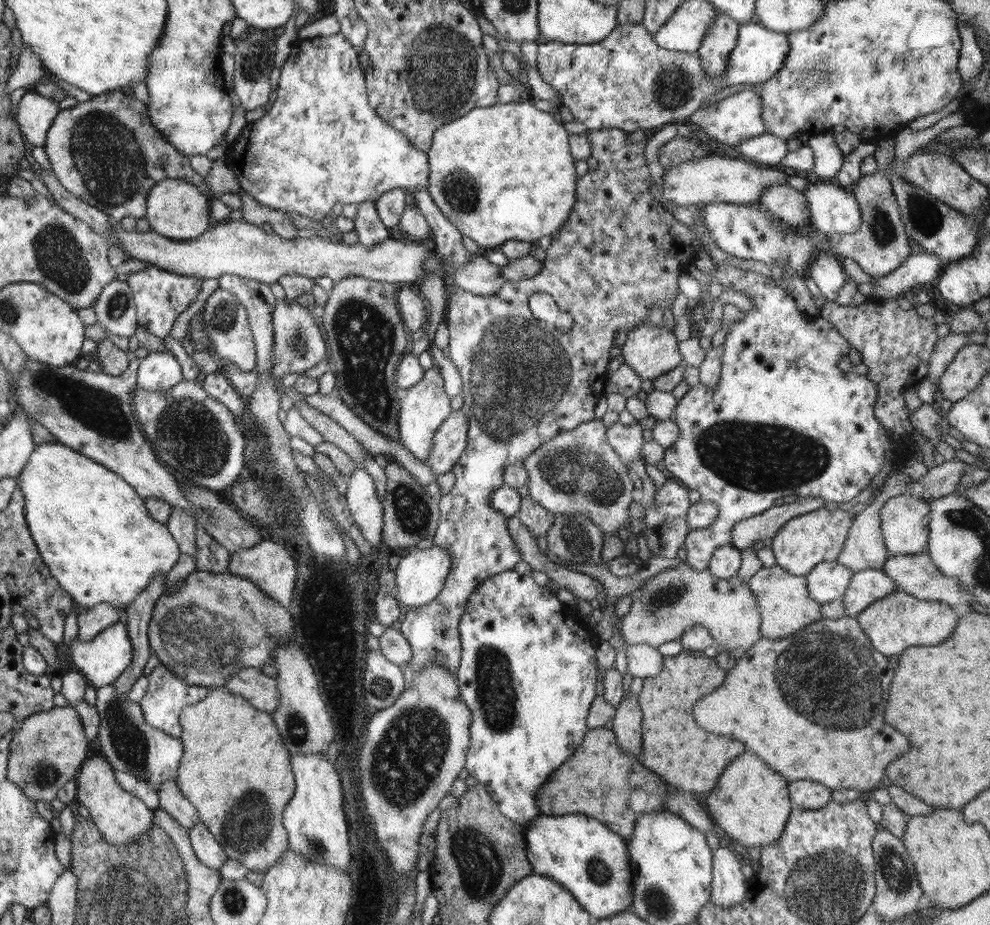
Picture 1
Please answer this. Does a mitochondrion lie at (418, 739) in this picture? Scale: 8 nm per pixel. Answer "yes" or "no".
yes

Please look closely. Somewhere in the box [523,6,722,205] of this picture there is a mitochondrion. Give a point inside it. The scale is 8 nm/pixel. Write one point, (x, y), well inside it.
(672, 87)

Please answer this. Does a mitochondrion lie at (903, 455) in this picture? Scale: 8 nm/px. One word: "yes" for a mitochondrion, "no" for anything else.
no

